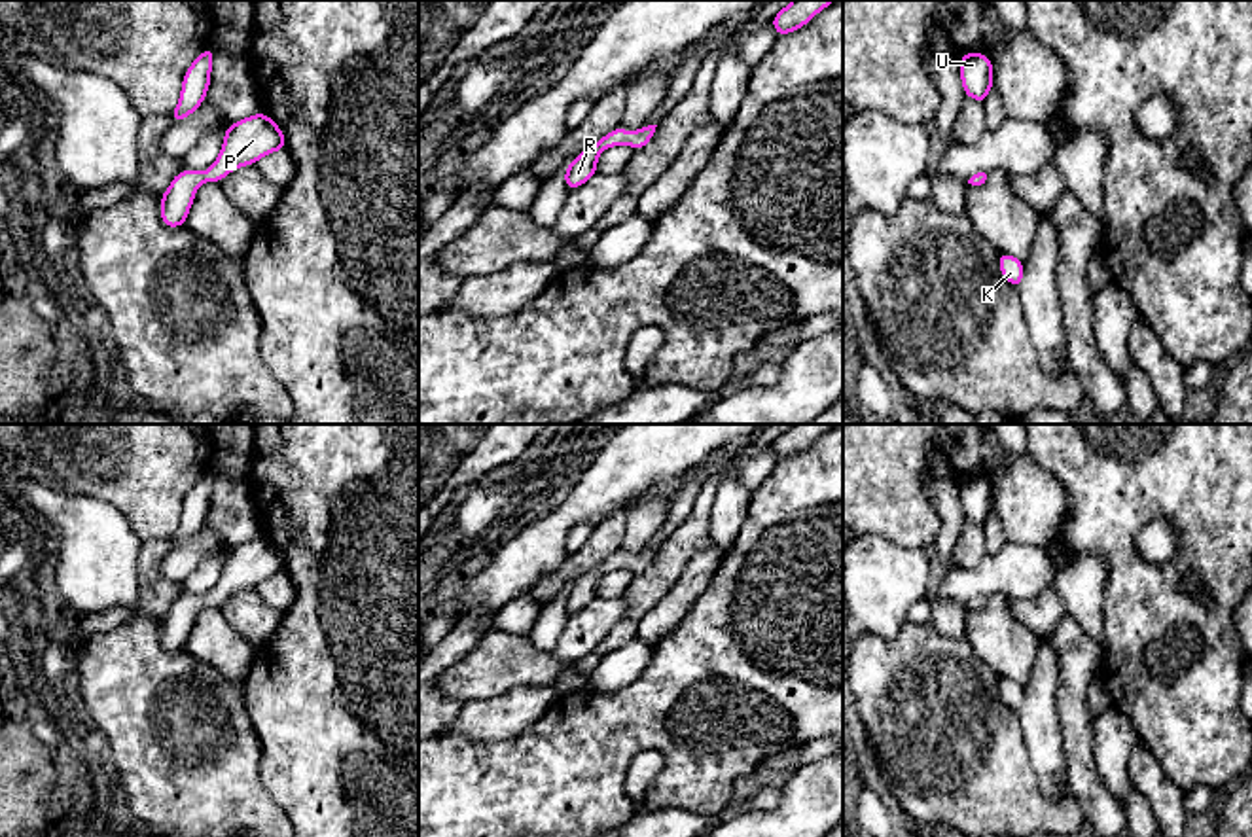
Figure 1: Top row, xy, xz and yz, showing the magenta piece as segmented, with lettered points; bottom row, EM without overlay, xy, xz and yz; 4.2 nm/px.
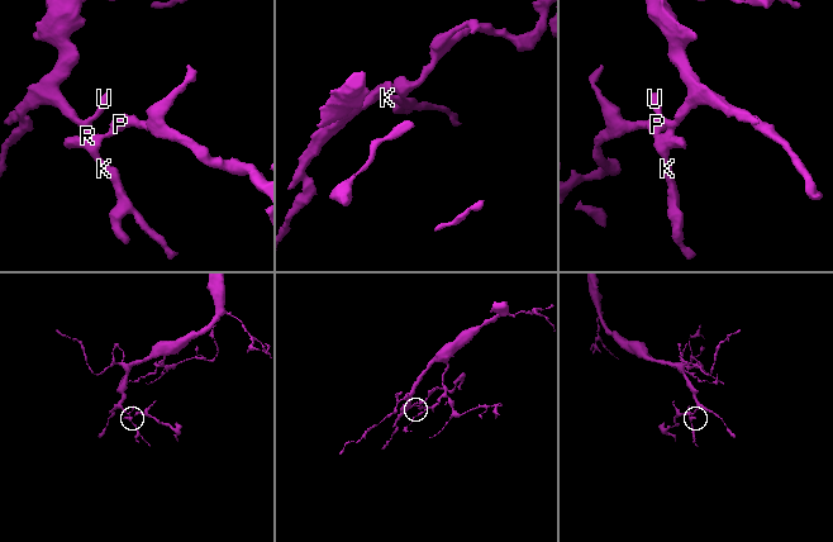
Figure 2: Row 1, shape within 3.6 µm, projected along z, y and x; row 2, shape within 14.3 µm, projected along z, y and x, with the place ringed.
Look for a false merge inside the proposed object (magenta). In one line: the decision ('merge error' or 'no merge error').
no merge error

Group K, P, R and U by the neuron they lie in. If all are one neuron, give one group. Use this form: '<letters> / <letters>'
K P R U

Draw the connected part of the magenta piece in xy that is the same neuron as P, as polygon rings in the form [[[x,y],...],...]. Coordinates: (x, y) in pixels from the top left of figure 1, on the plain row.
[[[261,536],[229,547],[222,576],[214,589],[205,597],[178,597],[169,614],[161,619],[163,650],[174,653],[186,648],[197,612],[206,604],[222,606],[231,595],[244,589],[256,589],[263,579],[280,576],[284,570],[286,562],[280,551]]]

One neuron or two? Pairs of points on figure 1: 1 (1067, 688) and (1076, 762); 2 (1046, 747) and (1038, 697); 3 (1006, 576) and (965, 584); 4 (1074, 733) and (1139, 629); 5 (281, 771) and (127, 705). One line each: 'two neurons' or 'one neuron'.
1: one neuron
2: one neuron
3: one neuron
4: two neurons
5: two neurons

